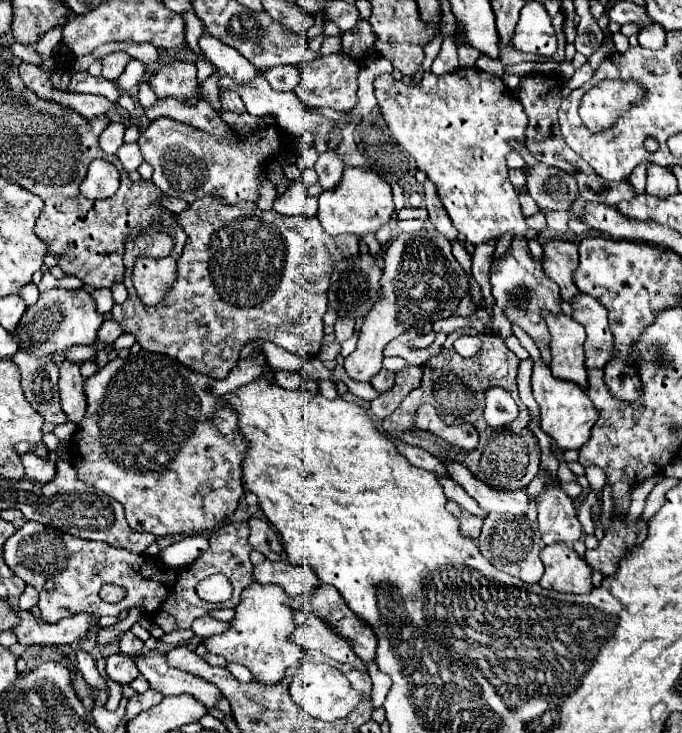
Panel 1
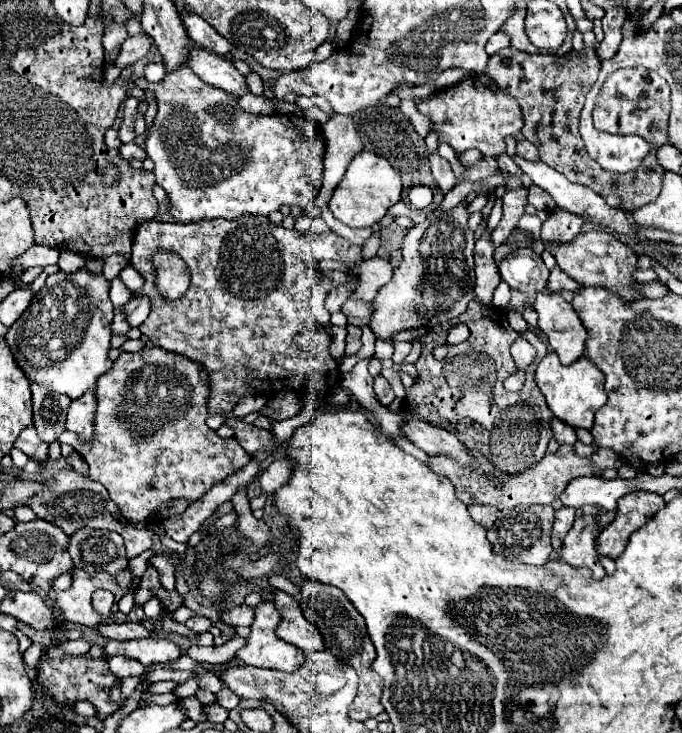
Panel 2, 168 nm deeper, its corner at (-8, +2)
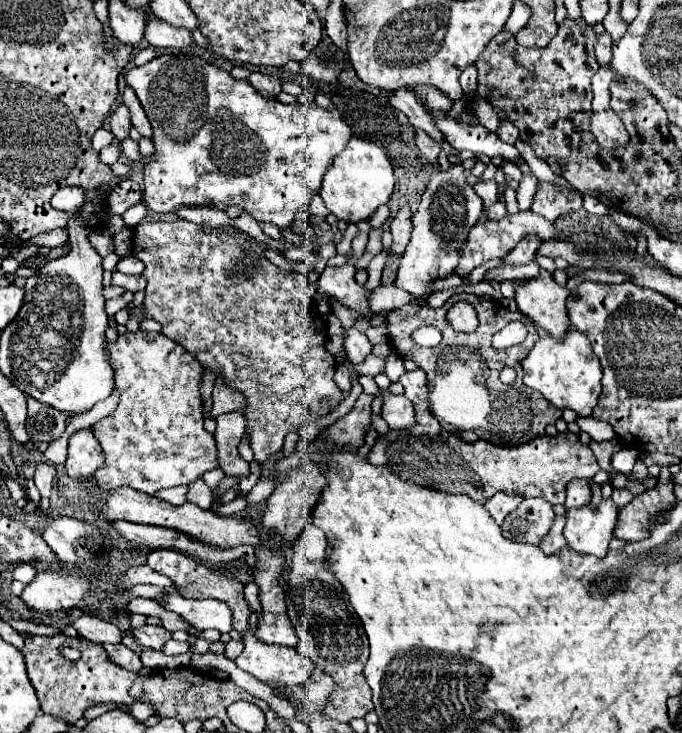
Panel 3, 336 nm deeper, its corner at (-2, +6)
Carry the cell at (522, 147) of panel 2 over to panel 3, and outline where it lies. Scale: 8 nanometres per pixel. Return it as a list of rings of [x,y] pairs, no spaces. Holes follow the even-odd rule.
[[[505,119],[505,121],[501,121],[499,127],[497,127],[497,137],[503,139],[505,143],[511,143],[511,145],[513,145],[513,143],[517,141],[517,129],[513,127],[511,121]]]

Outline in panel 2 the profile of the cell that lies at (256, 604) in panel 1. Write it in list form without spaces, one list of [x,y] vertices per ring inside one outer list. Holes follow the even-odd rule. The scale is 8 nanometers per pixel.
[[[261,599],[261,603],[255,607],[255,619],[251,625],[251,633],[247,637],[247,643],[237,651],[237,657],[245,663],[245,665],[253,665],[253,667],[263,667],[263,669],[277,669],[277,671],[297,671],[303,661],[305,661],[305,651],[301,651],[295,645],[289,645],[287,641],[281,641],[275,633],[275,629],[281,623],[281,615],[275,607],[275,603],[271,599]]]

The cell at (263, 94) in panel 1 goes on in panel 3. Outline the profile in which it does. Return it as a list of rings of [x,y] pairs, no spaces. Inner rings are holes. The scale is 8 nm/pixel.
[[[153,15],[147,17],[145,41],[149,41],[149,45],[153,45],[153,47],[171,47],[171,49],[183,49],[193,43],[191,31],[173,27]]]

